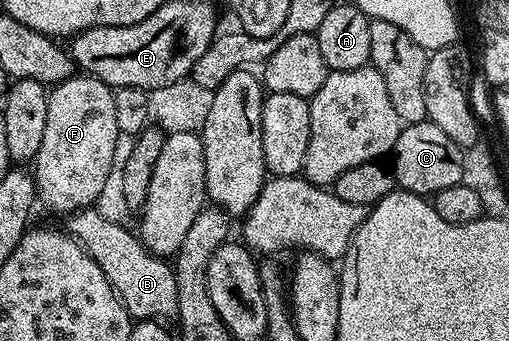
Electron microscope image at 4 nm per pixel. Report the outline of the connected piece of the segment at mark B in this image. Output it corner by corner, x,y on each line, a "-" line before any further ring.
86,208
68,215
68,233
86,252
93,257
95,264
103,268
103,276
111,284
111,288
117,293
117,299
127,308
130,318
134,320
166,320
172,319
177,313
177,281
173,275
172,265
164,257
152,254
140,237
133,234
125,226
112,222
105,214
100,214
97,208

